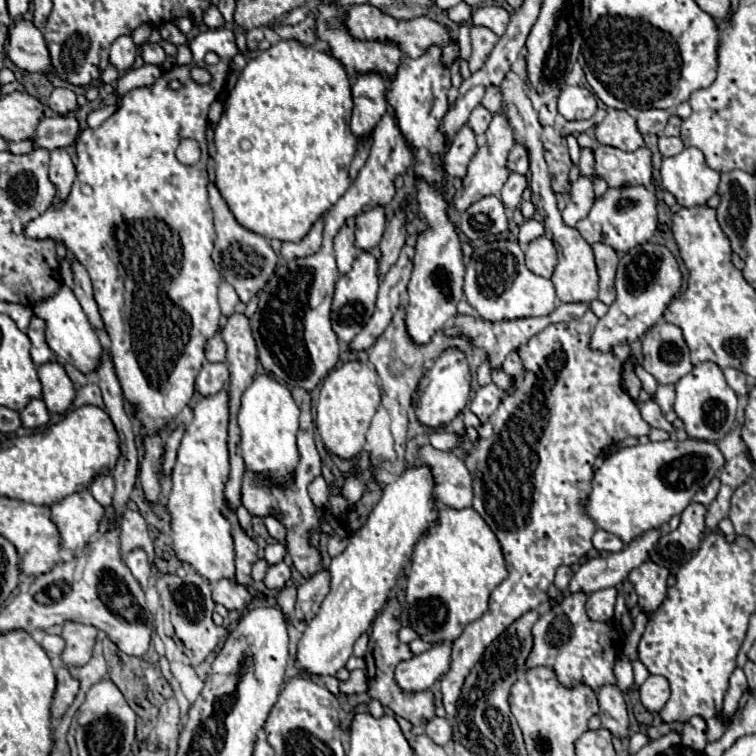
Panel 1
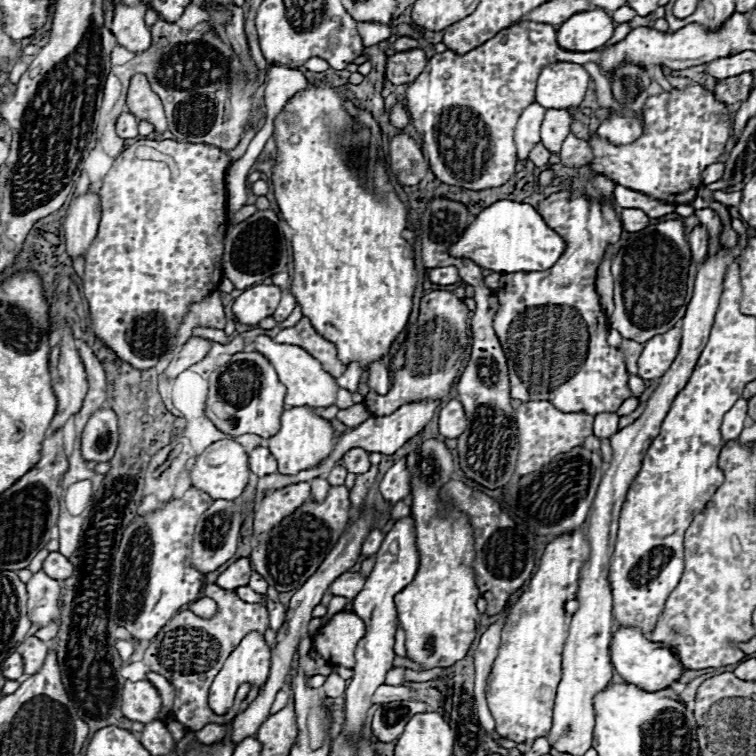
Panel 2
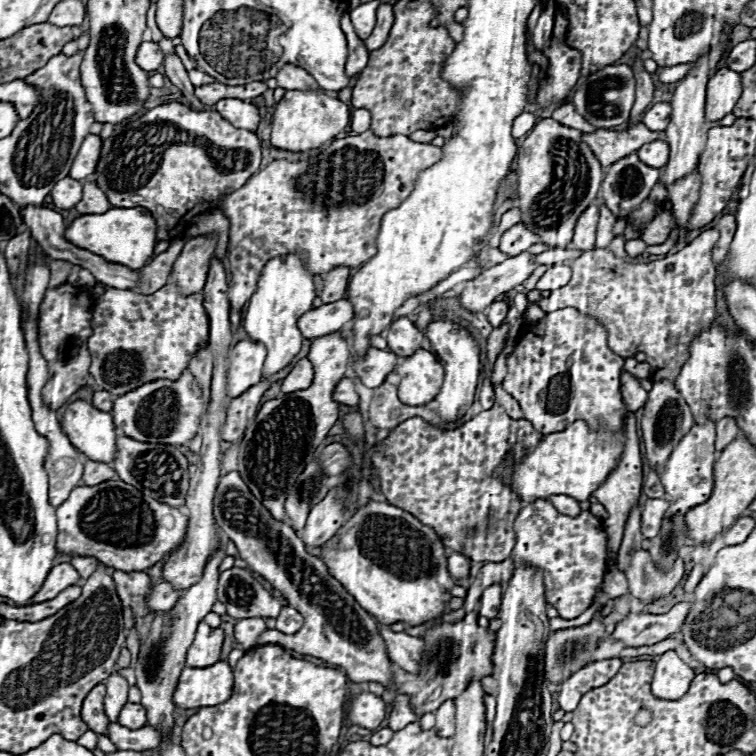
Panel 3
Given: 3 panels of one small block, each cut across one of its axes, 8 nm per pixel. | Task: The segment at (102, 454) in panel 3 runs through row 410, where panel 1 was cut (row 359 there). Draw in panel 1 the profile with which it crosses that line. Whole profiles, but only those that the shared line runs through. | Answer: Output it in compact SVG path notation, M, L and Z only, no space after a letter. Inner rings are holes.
M62 286L52 298L46 298L44 302L38 302L34 306L34 314L44 318L46 322L46 342L56 352L58 358L66 360L68 364L76 366L82 374L90 374L98 370L98 364L102 360L102 344L96 336L96 330L92 328L88 316L84 314L80 302L72 294L68 286Z

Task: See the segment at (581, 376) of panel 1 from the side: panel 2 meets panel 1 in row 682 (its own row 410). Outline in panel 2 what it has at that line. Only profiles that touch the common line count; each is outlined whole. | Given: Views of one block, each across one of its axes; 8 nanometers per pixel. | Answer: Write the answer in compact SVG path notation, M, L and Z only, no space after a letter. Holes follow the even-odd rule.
M450 400L442 410L440 410L440 434L444 438L458 438L466 430L466 416L462 410L462 404L458 400Z

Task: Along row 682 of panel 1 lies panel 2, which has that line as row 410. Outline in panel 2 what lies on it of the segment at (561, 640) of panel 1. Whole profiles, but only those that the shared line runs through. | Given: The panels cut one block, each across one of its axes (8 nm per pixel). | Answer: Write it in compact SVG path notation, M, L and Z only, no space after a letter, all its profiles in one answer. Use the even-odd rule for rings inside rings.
M564 190L542 200L538 212L544 222L548 222L548 226L552 226L568 242L568 246L558 262L544 272L516 272L500 276L500 284L504 286L496 290L500 308L494 318L494 332L510 358L511 398L520 402L526 402L526 398L548 398L558 410L588 410L588 414L618 410L620 404L632 396L628 388L628 370L622 352L606 344L610 322L602 312L594 280L606 246L620 240L620 218L616 216L612 204L600 204L594 198L586 200L578 196L578 192Z

